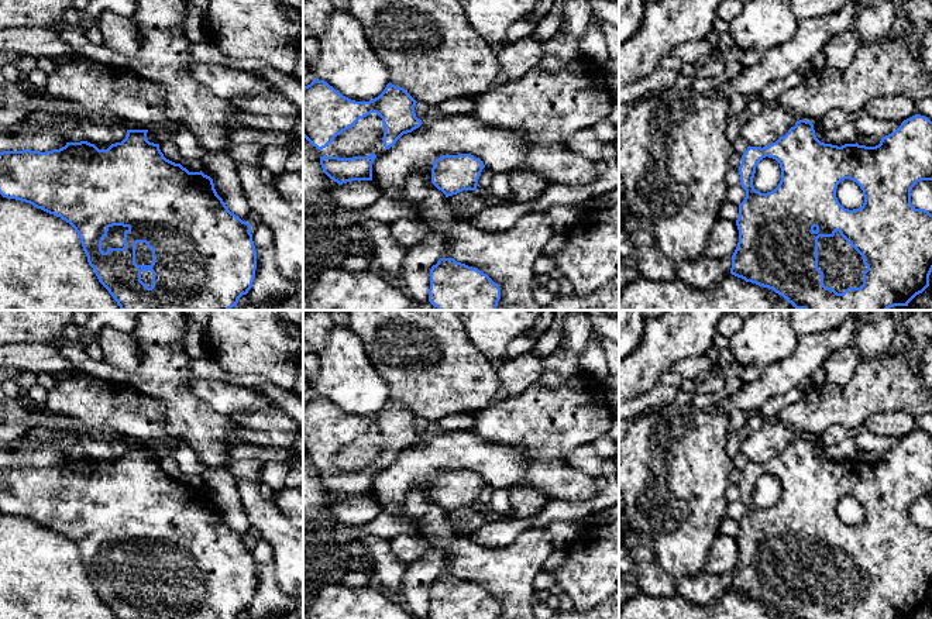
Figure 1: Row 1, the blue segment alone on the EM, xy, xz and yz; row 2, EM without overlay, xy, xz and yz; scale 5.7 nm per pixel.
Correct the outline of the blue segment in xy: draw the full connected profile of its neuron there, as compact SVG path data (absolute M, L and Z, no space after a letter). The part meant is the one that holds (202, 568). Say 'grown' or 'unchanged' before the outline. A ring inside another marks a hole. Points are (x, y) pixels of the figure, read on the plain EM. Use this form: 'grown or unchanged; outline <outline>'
grown; outline M127 446L121 458L111 460L107 465L99 465L87 457L66 458L59 465L47 468L23 465L0 468L0 510L32 520L49 530L61 533L78 548L89 581L99 598L109 606L117 619L238 619L252 602L257 585L257 567L252 557L251 540L243 537L228 526L214 505L213 495L200 488L189 488L180 479L164 472L159 460L147 455L148 446Z

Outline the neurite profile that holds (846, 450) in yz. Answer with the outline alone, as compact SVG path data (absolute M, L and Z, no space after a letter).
M847 437L838 446L821 446L814 440L815 451L821 458L842 462L845 460L856 460L859 448L853 439Z

